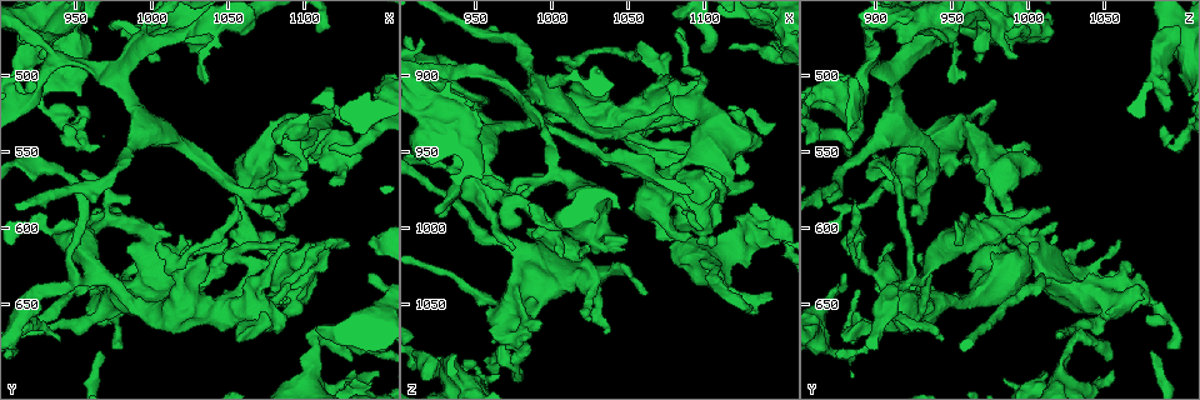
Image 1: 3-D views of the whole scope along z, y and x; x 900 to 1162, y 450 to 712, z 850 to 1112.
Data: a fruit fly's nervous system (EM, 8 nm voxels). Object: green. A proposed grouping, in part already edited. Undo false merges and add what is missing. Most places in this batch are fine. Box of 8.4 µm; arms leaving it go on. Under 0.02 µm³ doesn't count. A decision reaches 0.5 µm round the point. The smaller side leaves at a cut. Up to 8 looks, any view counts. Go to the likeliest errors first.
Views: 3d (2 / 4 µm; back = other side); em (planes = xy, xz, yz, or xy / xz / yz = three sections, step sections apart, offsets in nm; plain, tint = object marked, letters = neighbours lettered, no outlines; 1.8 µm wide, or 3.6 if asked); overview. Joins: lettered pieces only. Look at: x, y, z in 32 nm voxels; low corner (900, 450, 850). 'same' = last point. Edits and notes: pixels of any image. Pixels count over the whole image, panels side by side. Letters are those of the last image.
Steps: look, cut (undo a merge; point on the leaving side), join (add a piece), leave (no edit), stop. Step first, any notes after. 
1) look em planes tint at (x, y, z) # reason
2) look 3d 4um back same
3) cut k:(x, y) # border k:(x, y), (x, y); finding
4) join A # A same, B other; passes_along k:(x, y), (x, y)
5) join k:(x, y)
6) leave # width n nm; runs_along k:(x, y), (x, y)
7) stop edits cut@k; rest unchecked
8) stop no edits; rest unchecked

look 3d 2um at (1086, 638, 926) # touches itself

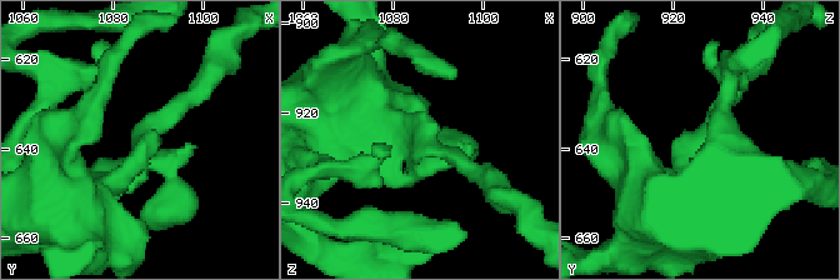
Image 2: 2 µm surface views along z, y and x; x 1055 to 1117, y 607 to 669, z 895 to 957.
look em 3.6um yz step 4 tint at (1089, 638, 926)

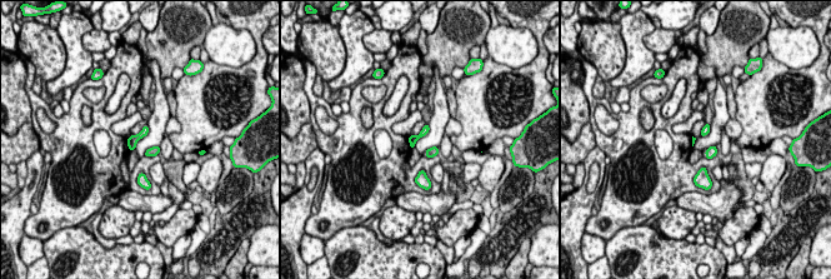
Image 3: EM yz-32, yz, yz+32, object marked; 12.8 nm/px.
look em 3.6um planes letters same # another direction

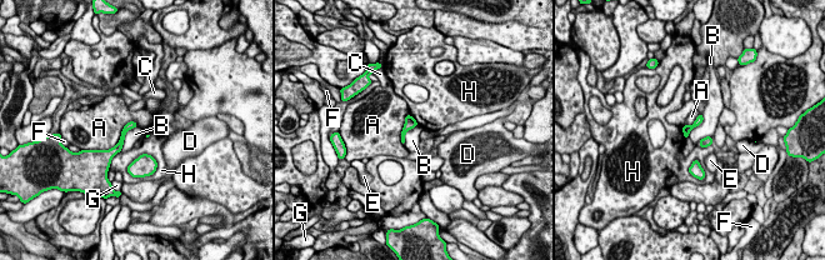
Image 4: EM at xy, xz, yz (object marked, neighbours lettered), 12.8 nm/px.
leave # A other, B other, C other, D other, E other, F other, G other, H other; border 4:(136, 125), (126, 133), (120, 150); all the same neuron

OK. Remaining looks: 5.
look 3d 2um at (1118, 546, 882) # thin end

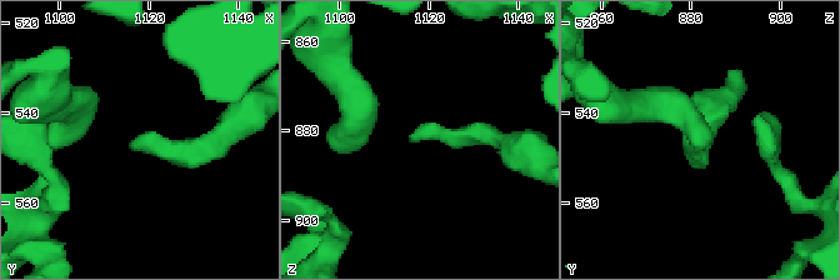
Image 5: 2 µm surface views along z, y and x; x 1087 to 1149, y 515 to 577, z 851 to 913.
look em planes letters at (1117, 549, 882)

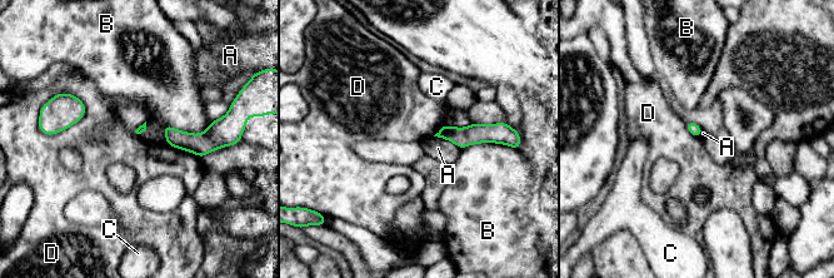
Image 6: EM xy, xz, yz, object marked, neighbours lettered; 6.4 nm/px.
leave # A other, B other, C other, D other; no lettered piece goes on from it

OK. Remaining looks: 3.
look em planes letters at (916, 490, 1088) # thin arm on a thick one

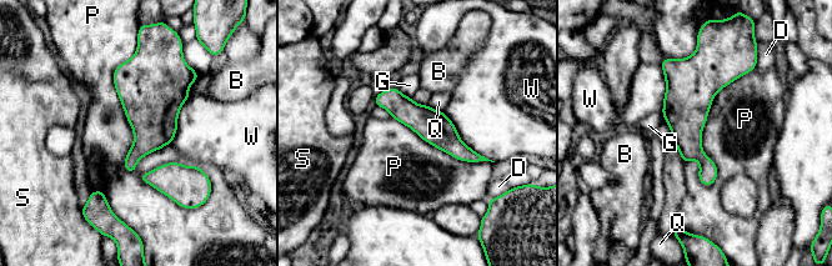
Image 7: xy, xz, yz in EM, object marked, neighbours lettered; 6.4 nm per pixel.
leave # B other, D other, G other, P other, Q other, S other, W other; runs_along 7:(379, 98), (479, 157); continuous, no second neuron

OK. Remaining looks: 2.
stop no edits; rest unchecked

